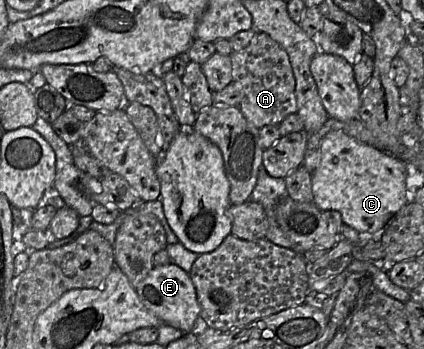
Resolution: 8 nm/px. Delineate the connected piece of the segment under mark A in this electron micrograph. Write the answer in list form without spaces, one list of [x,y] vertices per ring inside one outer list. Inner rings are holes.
[[[255,32],[251,42],[242,50],[231,54],[233,81],[242,91],[238,108],[244,117],[261,129],[279,125],[287,116],[296,113],[296,81],[287,52],[267,33]]]

